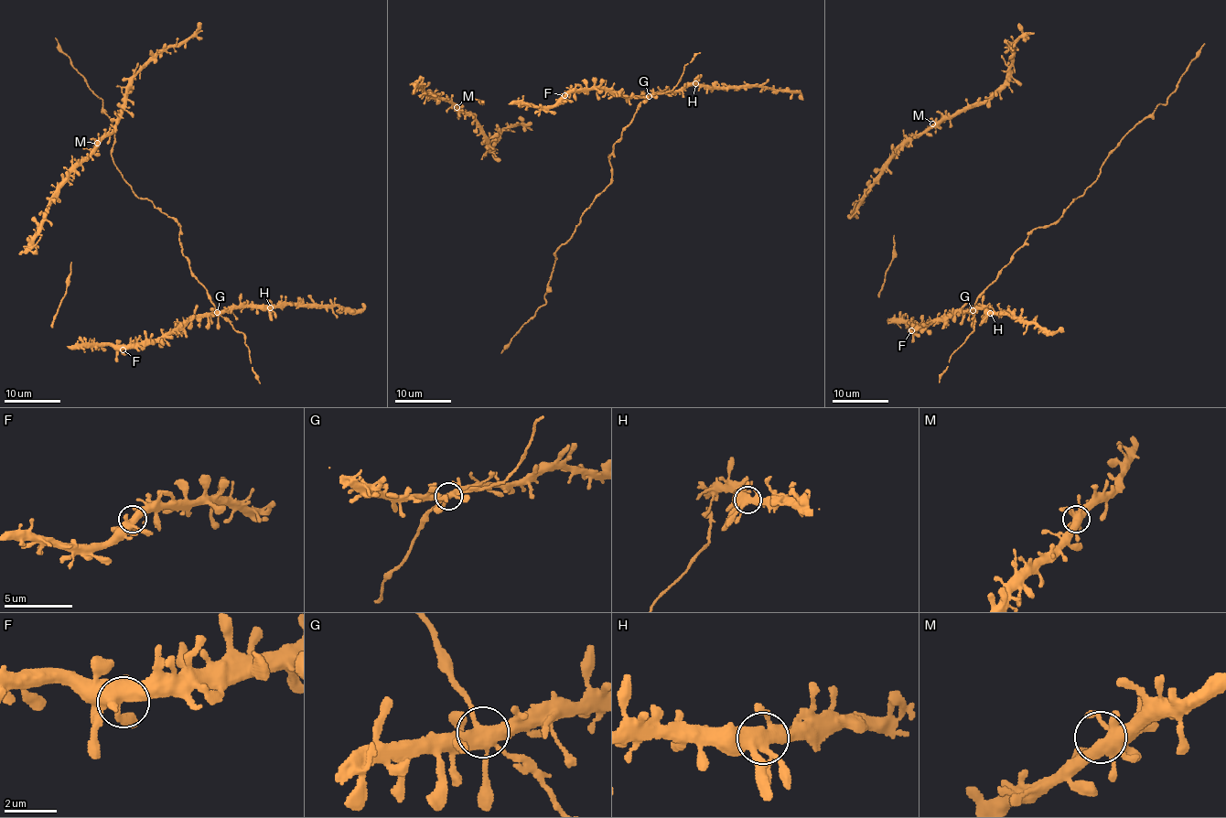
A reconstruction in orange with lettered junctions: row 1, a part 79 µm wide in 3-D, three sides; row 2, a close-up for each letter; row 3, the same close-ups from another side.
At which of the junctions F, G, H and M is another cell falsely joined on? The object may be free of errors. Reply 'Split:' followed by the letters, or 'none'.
Split: none

